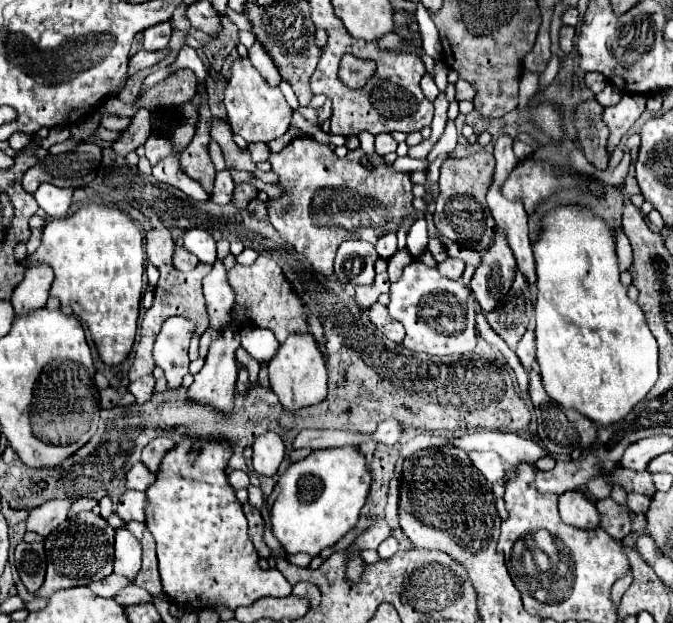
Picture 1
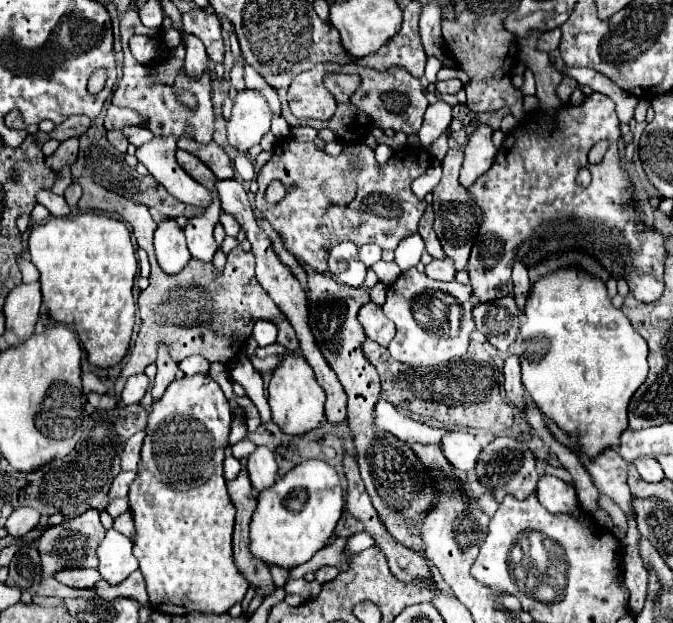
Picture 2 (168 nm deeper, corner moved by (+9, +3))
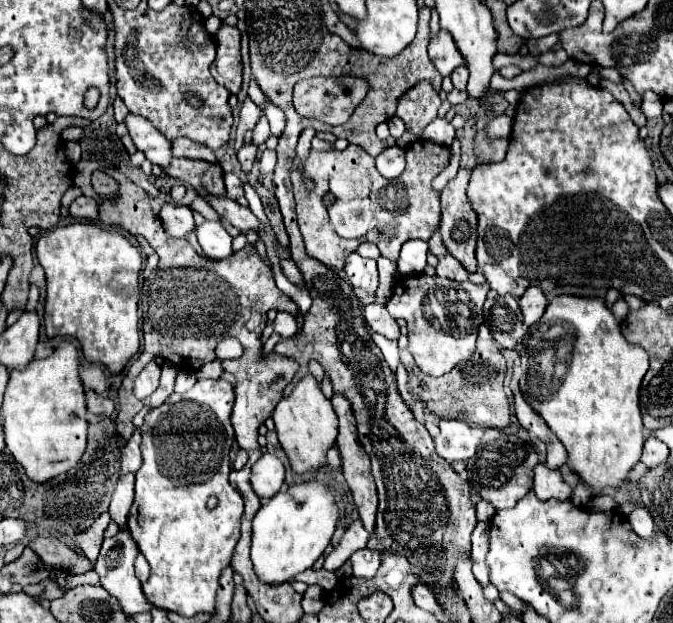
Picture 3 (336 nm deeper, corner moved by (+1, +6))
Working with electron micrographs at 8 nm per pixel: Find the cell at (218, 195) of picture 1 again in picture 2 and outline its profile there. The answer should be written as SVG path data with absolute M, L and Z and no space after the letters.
M216 188L212 190L212 195L214 200L204 210L204 214L200 214L196 218L190 218L188 226L184 228L188 250L190 250L192 258L202 260L202 262L212 262L212 256L218 250L218 244L216 244L212 232L214 232L216 222L219 222L222 208Z

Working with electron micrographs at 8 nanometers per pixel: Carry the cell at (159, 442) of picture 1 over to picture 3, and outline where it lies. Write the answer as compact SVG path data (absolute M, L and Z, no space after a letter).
M140 429L134 431L134 435L128 439L124 451L122 451L122 459L120 459L120 465L122 465L122 473L136 473L140 467L142 467L142 453L140 453Z

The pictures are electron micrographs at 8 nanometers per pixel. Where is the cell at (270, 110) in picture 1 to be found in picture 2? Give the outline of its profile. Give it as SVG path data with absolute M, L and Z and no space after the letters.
M238 92L228 122L228 140L232 148L236 148L238 152L248 152L262 140L266 132L270 132L270 120L272 112L258 92Z

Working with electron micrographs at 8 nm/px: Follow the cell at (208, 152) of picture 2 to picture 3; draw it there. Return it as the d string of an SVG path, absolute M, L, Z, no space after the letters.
M176 139L176 141L172 141L172 153L174 153L174 157L204 159L208 163L218 163L216 155L208 147L204 147L200 143L194 143L190 139Z

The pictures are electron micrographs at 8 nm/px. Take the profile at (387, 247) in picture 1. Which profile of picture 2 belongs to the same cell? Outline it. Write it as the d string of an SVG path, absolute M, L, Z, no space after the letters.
M366 244L366 246L358 248L358 254L366 266L372 266L374 262L378 262L382 258L382 250L376 244Z

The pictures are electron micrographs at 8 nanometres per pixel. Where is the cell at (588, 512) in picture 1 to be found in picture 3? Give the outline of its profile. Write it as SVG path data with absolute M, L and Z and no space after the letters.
M538 463L536 469L534 469L534 487L532 487L532 491L542 501L546 501L546 499L566 501L566 499L572 497L574 489L562 479L562 473L558 469L550 469L544 463Z

